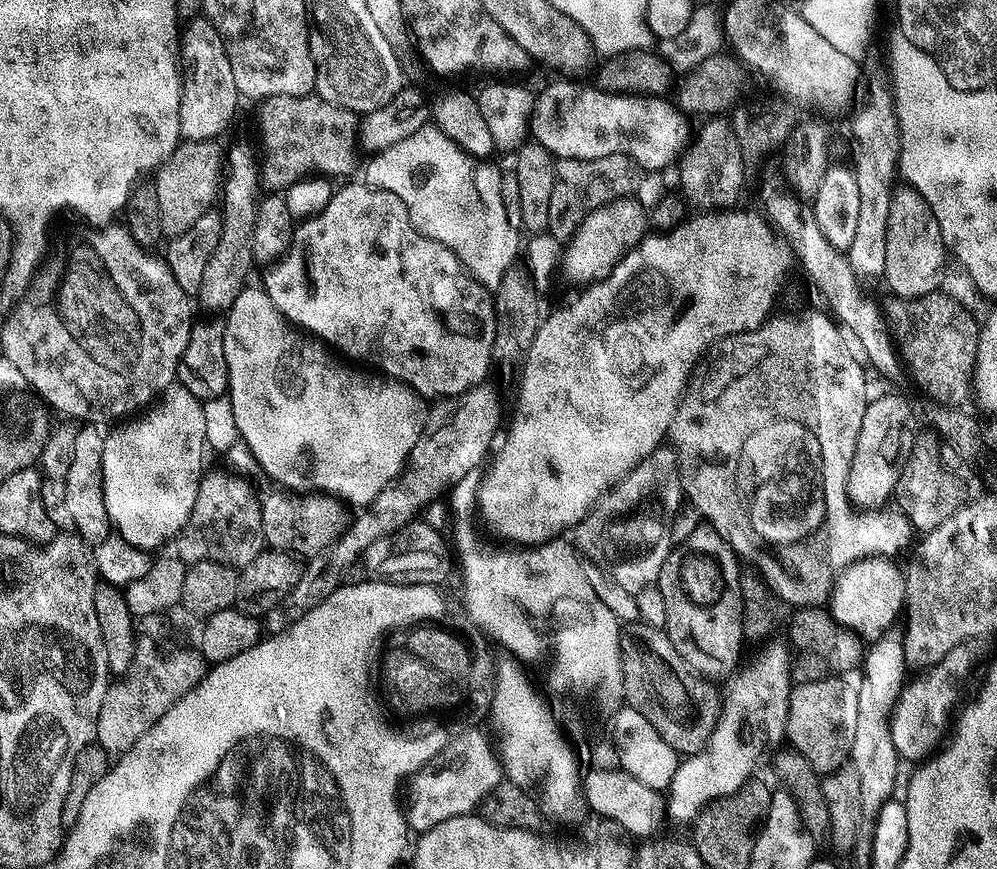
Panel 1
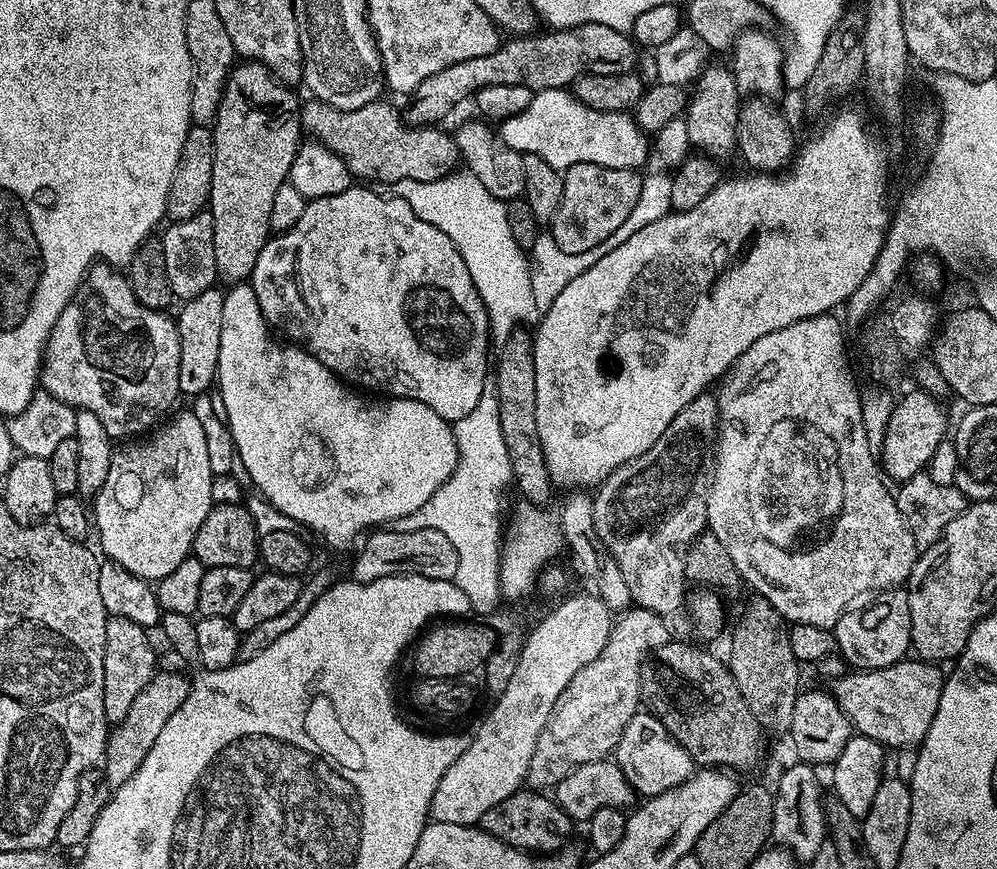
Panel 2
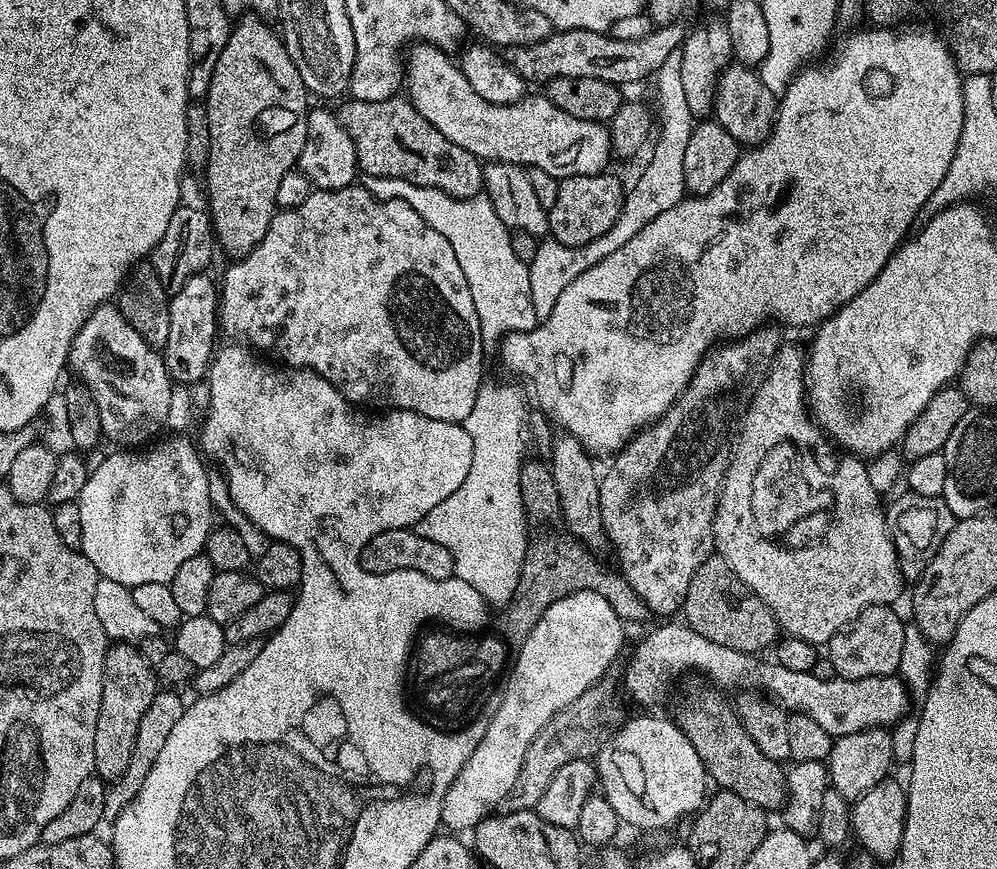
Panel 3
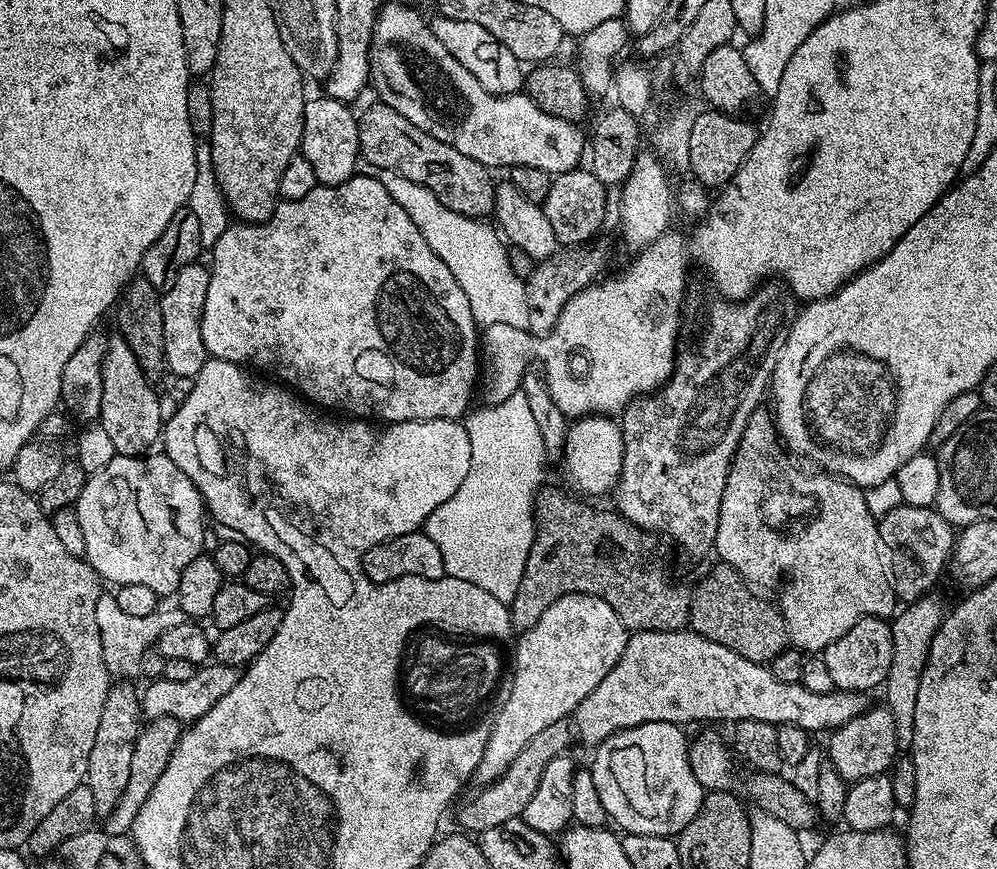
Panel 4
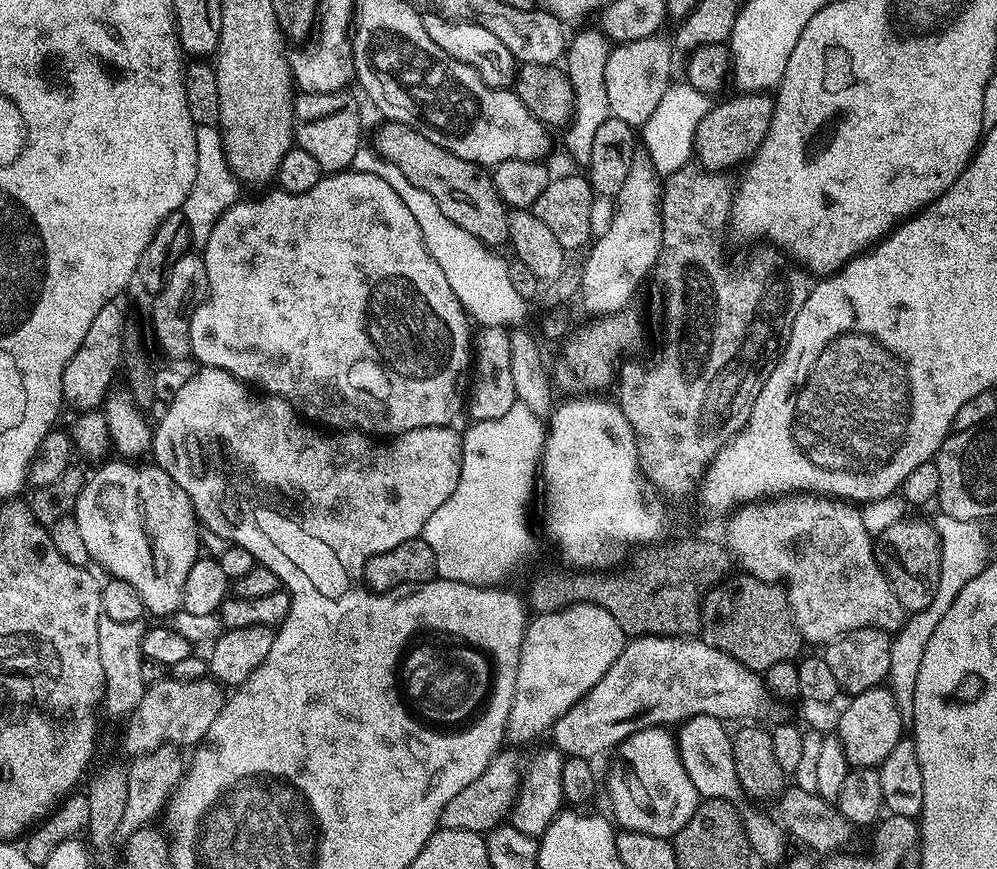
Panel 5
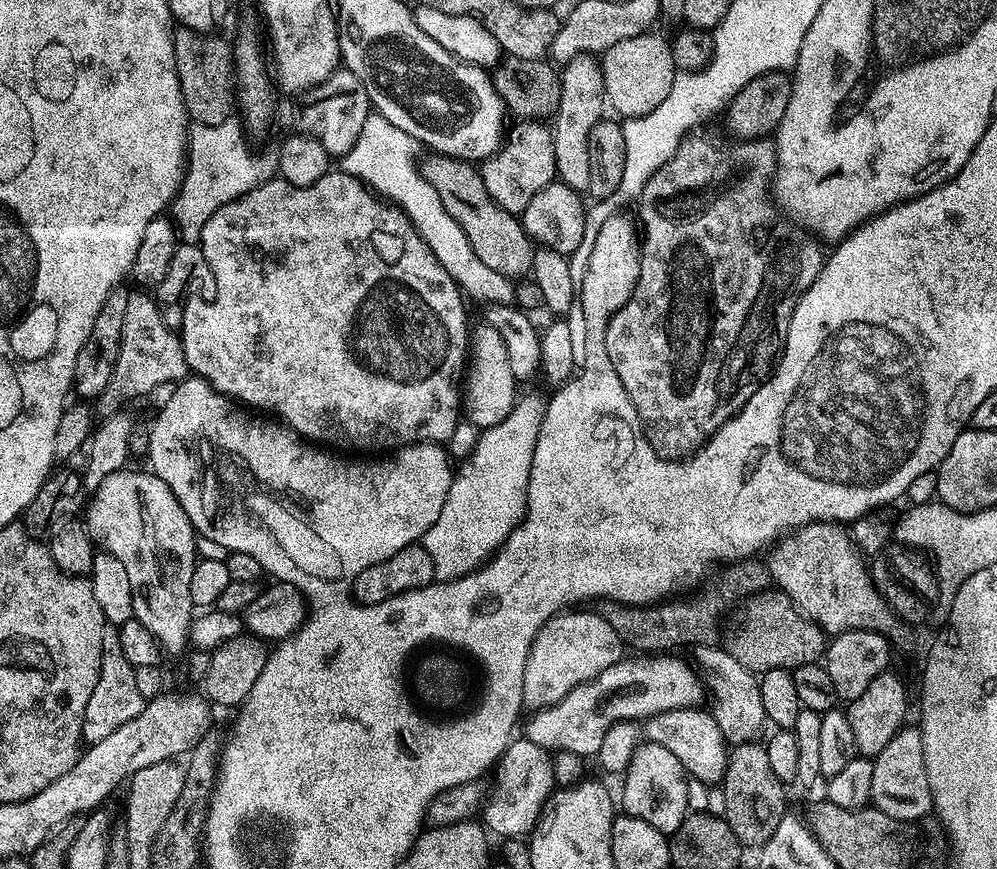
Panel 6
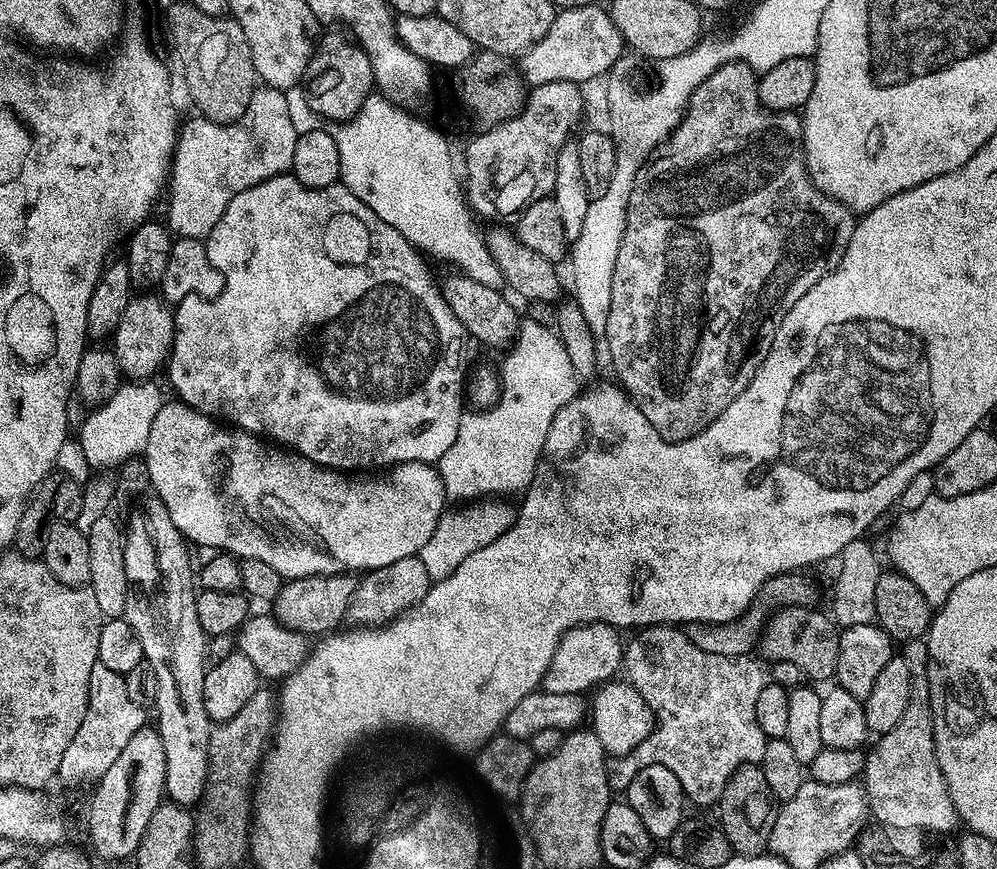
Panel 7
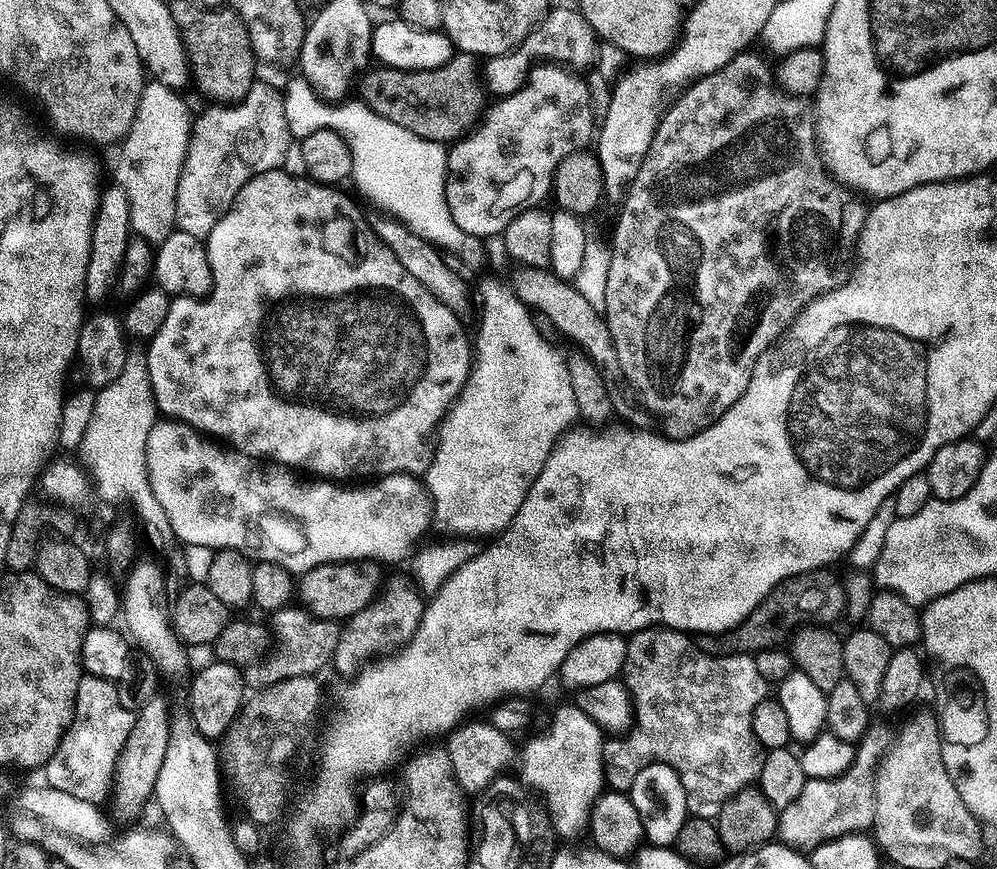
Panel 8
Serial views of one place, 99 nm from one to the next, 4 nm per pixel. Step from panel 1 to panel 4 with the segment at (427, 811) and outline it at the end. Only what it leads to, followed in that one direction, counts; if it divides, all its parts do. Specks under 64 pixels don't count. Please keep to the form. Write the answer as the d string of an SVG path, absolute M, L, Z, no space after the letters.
M567 596L558 598L542 618L532 628L527 628L524 633L515 641L514 659L510 664L510 676L512 672L512 685L506 688L508 697L506 706L497 714L496 721L491 731L488 732L486 750L482 752L482 762L478 762L474 775L477 785L494 784L500 776L522 754L526 742L534 738L534 734L539 734L547 728L557 727L564 719L571 717L576 708L610 674L610 670L622 658L622 650L628 645L629 631L624 627L624 623L602 602L602 598L593 596Z

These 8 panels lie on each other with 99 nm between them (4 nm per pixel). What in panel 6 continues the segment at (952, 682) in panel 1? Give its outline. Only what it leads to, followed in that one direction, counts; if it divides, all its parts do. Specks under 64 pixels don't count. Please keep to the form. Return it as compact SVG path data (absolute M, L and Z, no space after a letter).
M673 655L628 659L621 658L590 682L574 686L566 698L535 709L532 717L523 721L523 739L556 752L572 751L581 758L592 758L597 755L602 738L612 724L618 721L640 722L660 711L691 708L700 692L702 694L702 684L697 675L695 678L682 661L674 660Z

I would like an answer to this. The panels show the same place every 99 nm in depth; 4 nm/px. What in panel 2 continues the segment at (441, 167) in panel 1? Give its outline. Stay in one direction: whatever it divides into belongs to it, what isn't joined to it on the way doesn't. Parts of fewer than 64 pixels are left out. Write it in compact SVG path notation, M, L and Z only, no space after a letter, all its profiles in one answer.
M467 170L450 172L428 182L400 180L394 185L394 192L422 222L438 226L462 254L462 262L466 262L466 270L470 270L470 278L474 278L474 286L488 311L488 331L493 345L504 344L512 332L537 319L530 286L530 260L510 234L505 201L494 198Z

